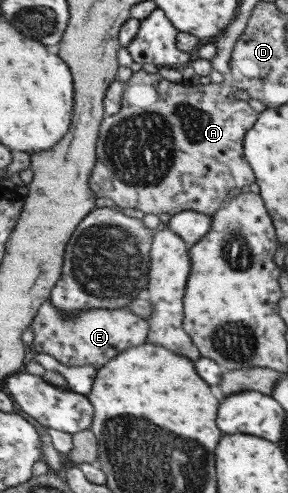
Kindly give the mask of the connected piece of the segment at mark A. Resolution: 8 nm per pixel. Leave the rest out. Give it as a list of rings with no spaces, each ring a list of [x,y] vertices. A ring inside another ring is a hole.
[[[141,69],[132,75],[132,79],[130,79],[125,86],[122,111],[112,116],[107,114],[106,117],[104,117],[100,131],[97,146],[98,162],[96,163],[96,168],[92,171],[92,180],[90,180],[92,192],[94,192],[98,198],[109,197],[116,205],[124,206],[124,208],[138,208],[138,204],[140,204],[140,210],[144,210],[144,212],[154,212],[156,214],[175,215],[186,210],[196,210],[214,215],[228,200],[230,190],[242,188],[242,186],[250,186],[250,184],[256,182],[254,170],[252,170],[245,155],[244,140],[249,130],[254,128],[256,121],[259,120],[261,112],[256,112],[247,101],[240,100],[240,98],[234,94],[236,88],[233,84],[223,82],[220,84],[208,83],[207,85],[202,85],[198,83],[197,85],[191,85],[185,81],[177,83],[164,78],[159,72],[148,73]]]

